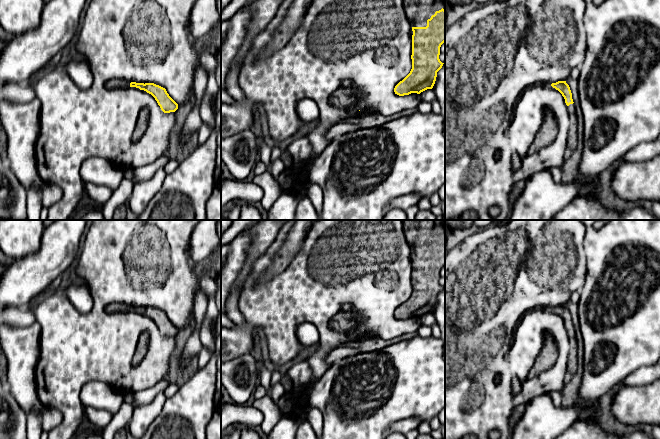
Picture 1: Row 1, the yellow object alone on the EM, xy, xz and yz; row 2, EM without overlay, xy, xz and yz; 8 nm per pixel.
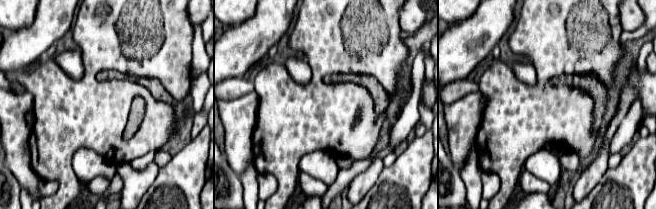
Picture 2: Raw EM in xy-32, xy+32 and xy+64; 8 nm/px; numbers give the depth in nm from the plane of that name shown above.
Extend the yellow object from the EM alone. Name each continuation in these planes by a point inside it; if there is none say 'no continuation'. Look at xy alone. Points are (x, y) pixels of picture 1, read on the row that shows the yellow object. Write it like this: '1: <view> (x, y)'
1: xy (116, 82)

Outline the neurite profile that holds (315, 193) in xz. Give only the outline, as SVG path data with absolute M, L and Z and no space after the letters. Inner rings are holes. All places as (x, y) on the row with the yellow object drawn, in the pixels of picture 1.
M312 184L308 187L306 196L311 201L318 215L321 213L322 205L324 202L324 193L321 186Z

